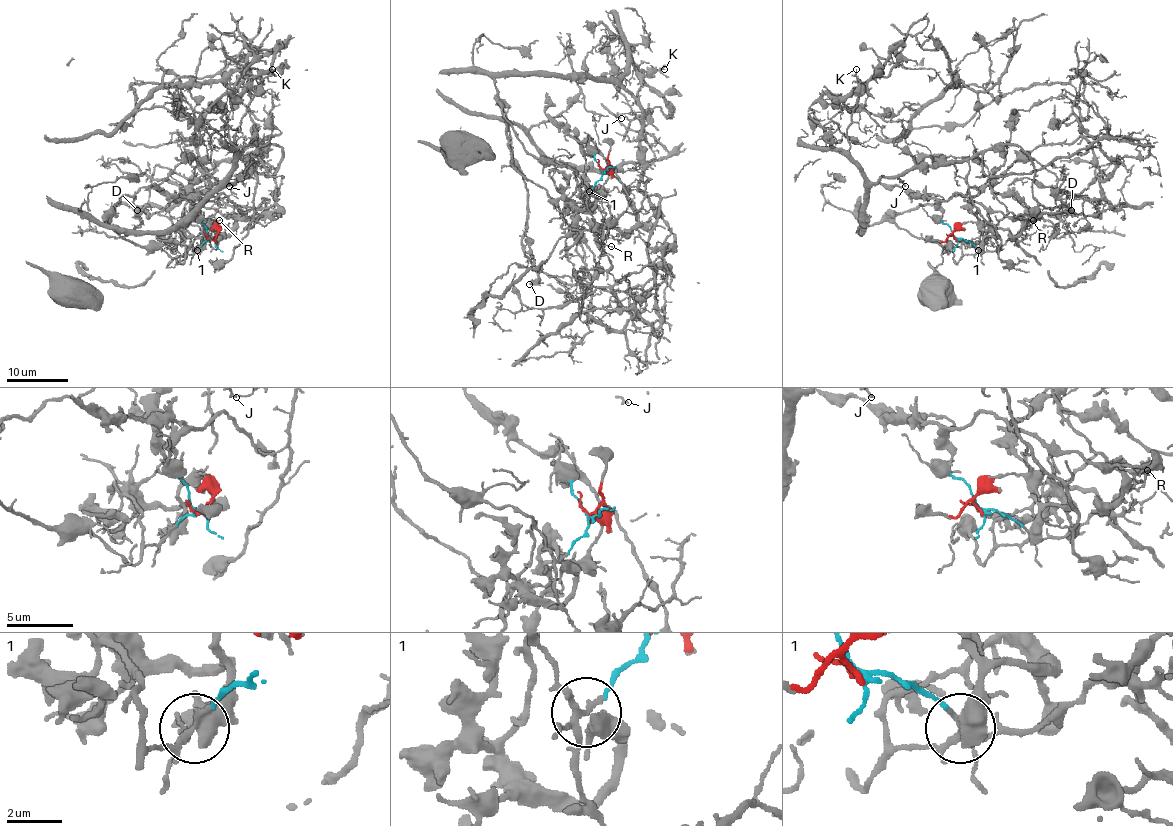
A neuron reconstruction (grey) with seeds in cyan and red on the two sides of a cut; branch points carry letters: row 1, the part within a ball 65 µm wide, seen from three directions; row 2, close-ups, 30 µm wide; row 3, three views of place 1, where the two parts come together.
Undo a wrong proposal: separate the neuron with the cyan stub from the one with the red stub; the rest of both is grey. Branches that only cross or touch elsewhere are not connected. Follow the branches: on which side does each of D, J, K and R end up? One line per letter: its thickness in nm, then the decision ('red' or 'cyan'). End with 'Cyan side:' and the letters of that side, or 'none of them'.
D: 240 nm | red
J: 110 nm | cyan
K: 130 nm | cyan
R: 100 nm | red
Cyan side: J, K

